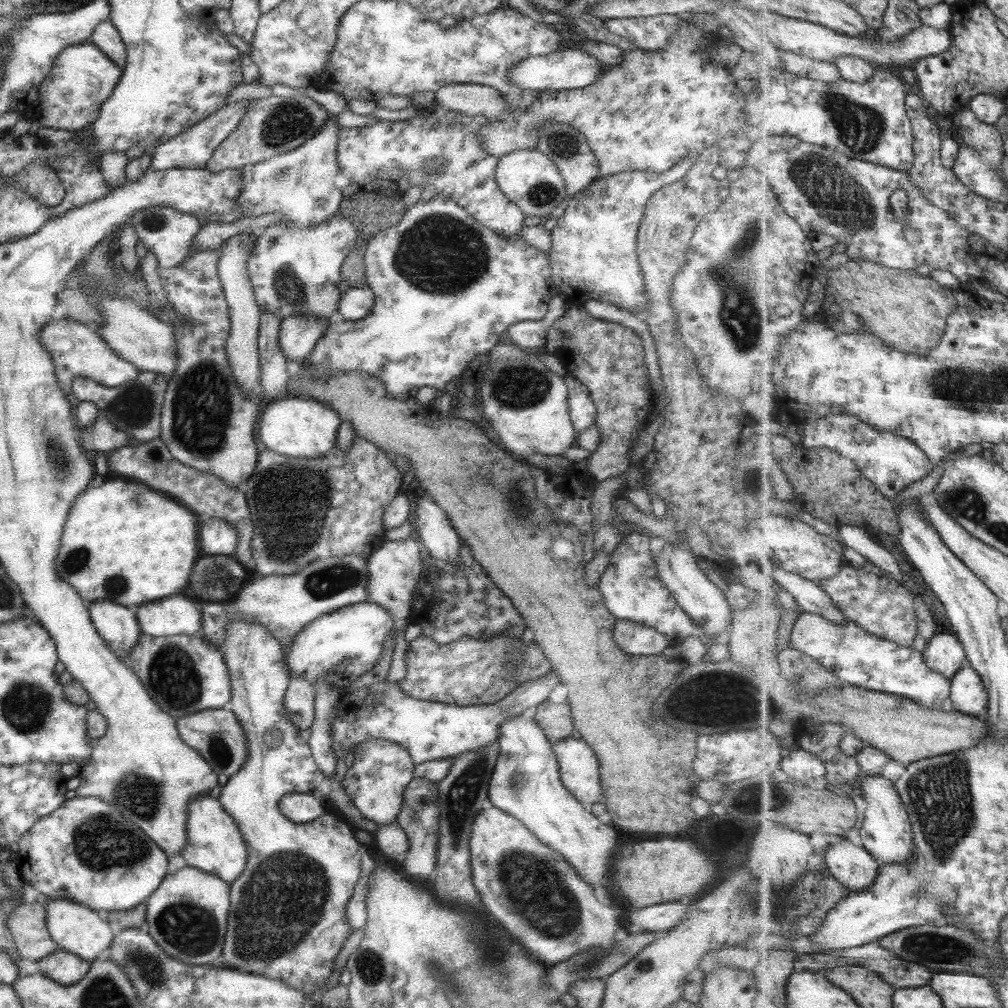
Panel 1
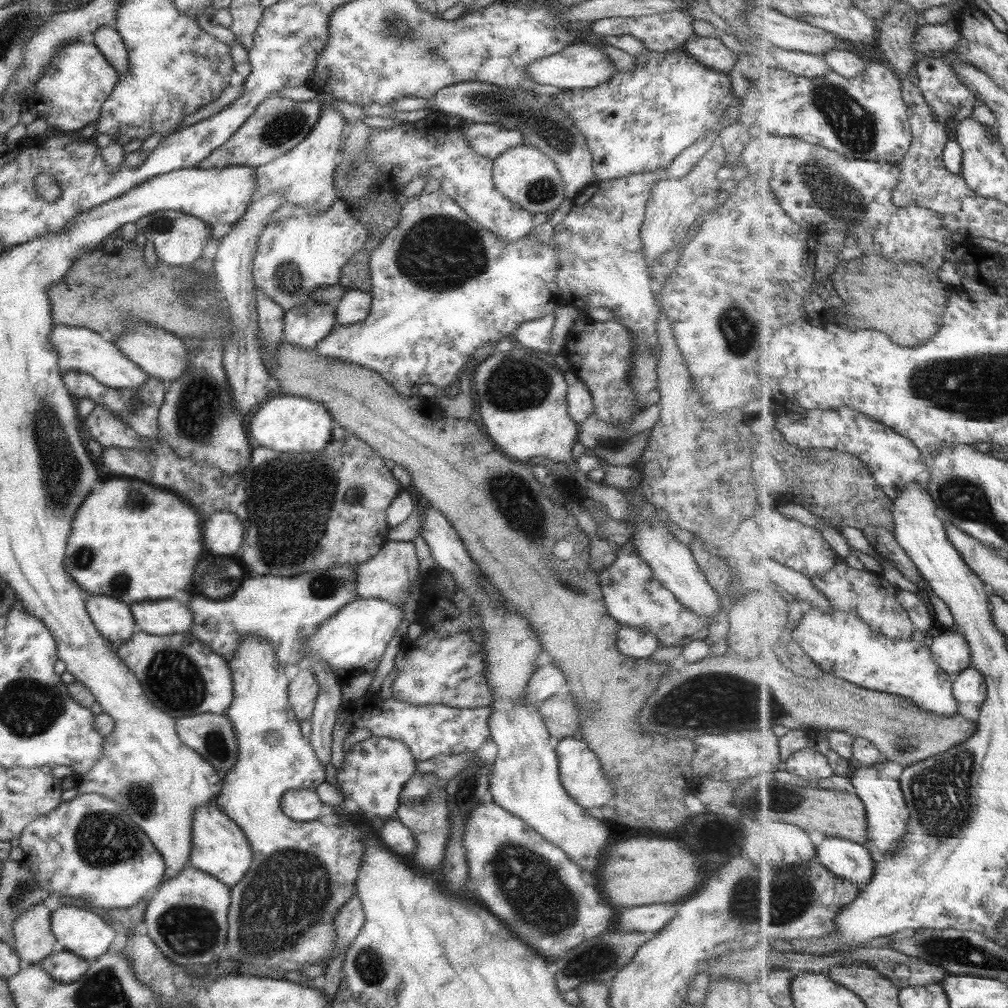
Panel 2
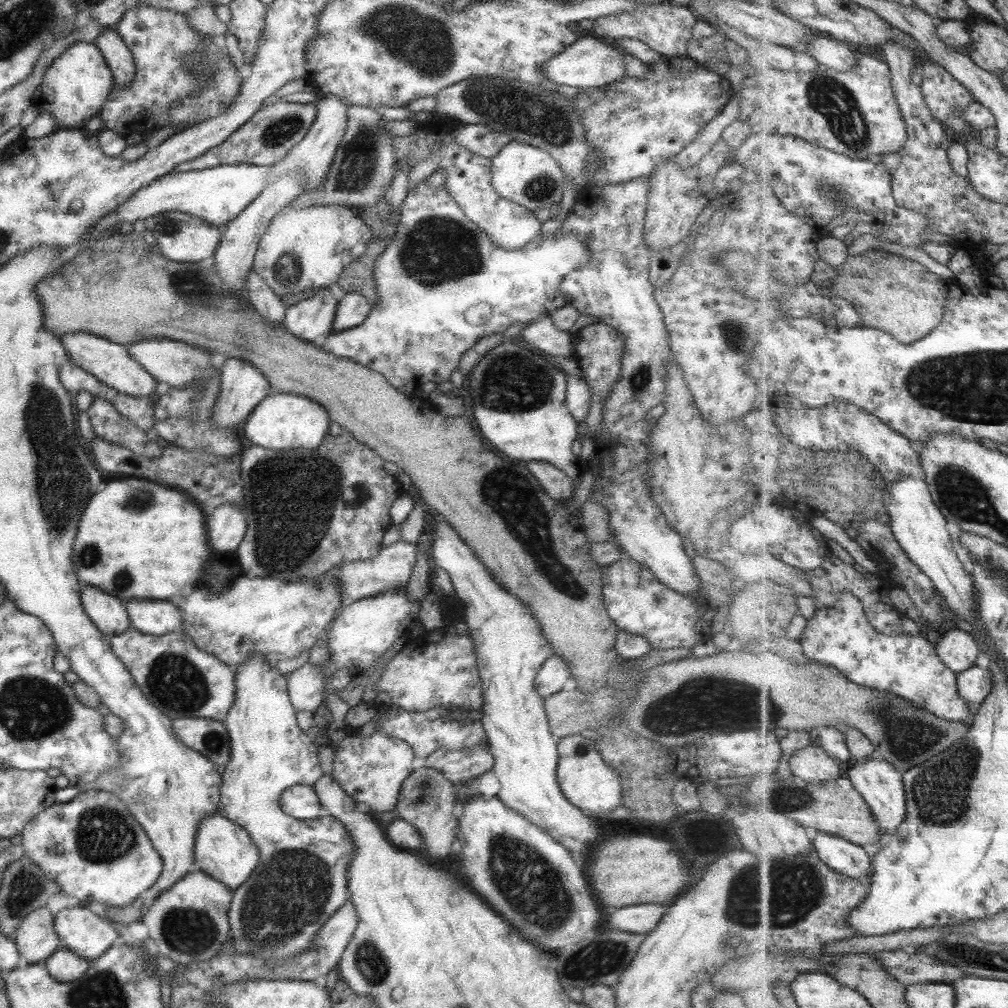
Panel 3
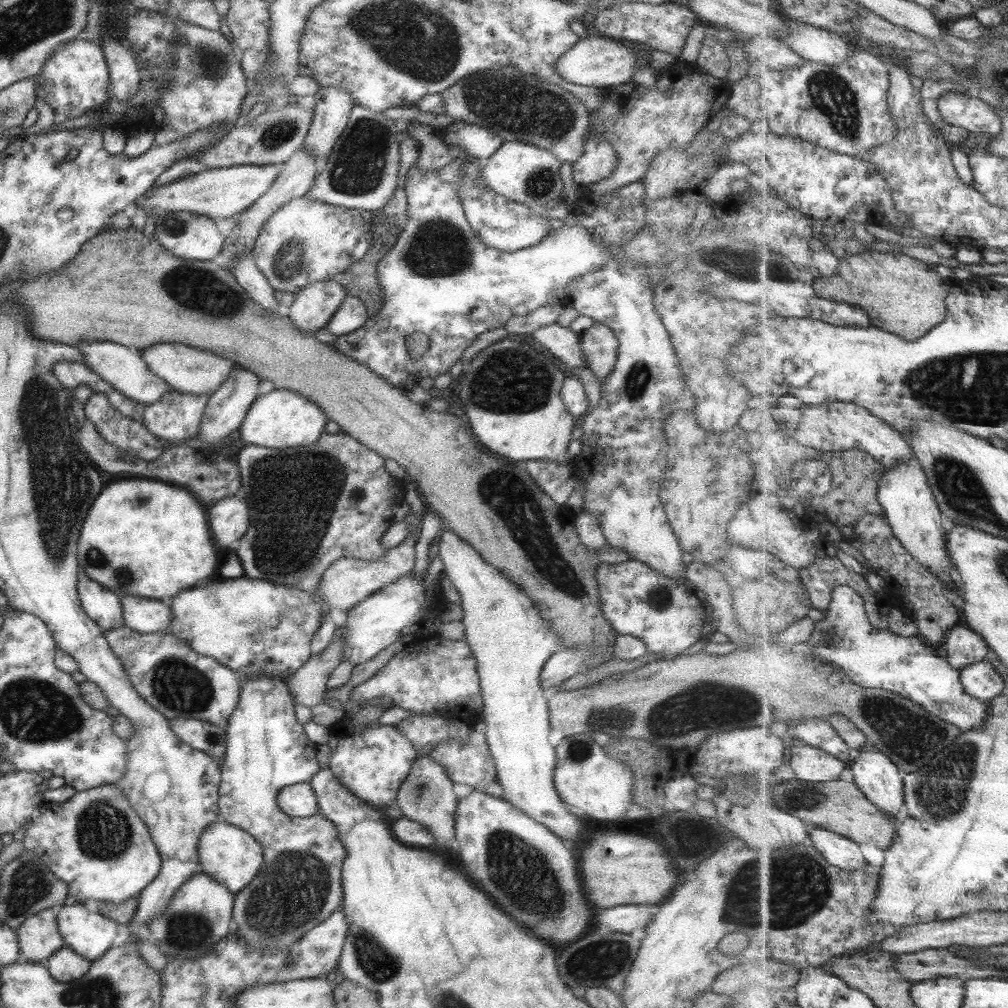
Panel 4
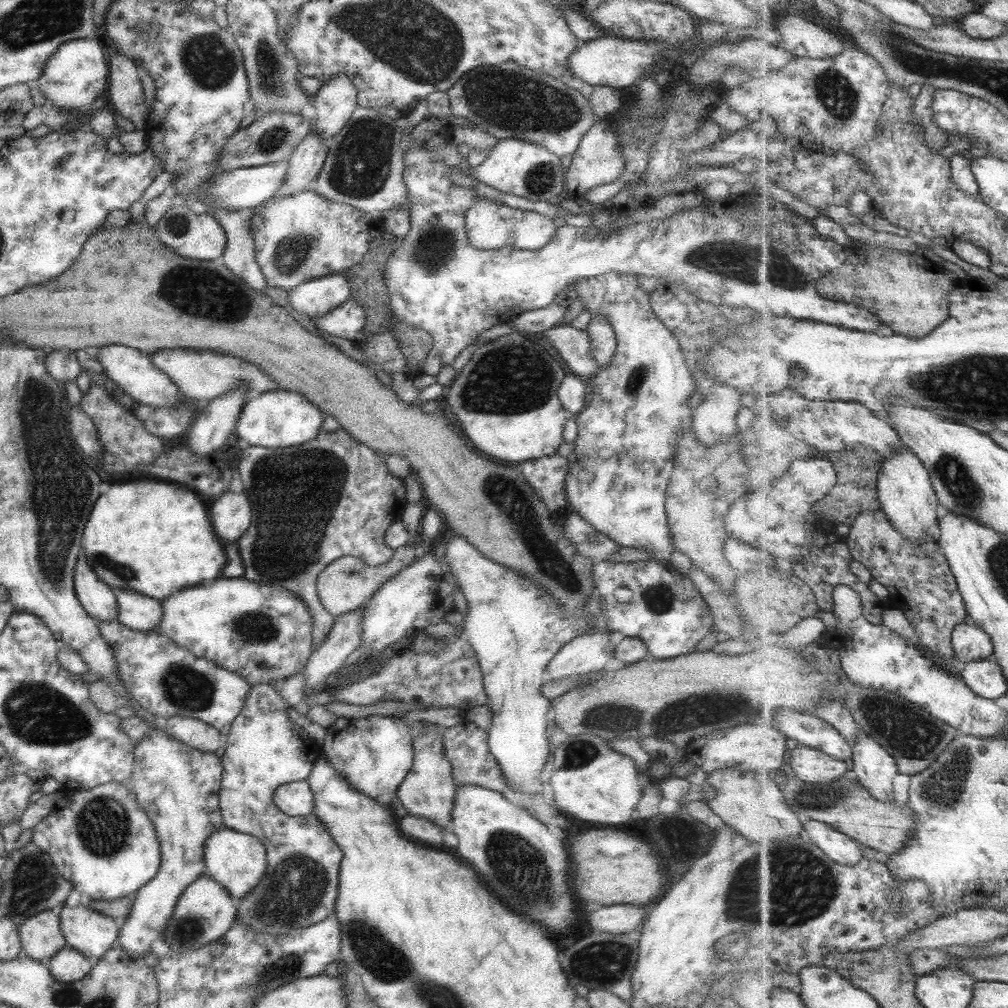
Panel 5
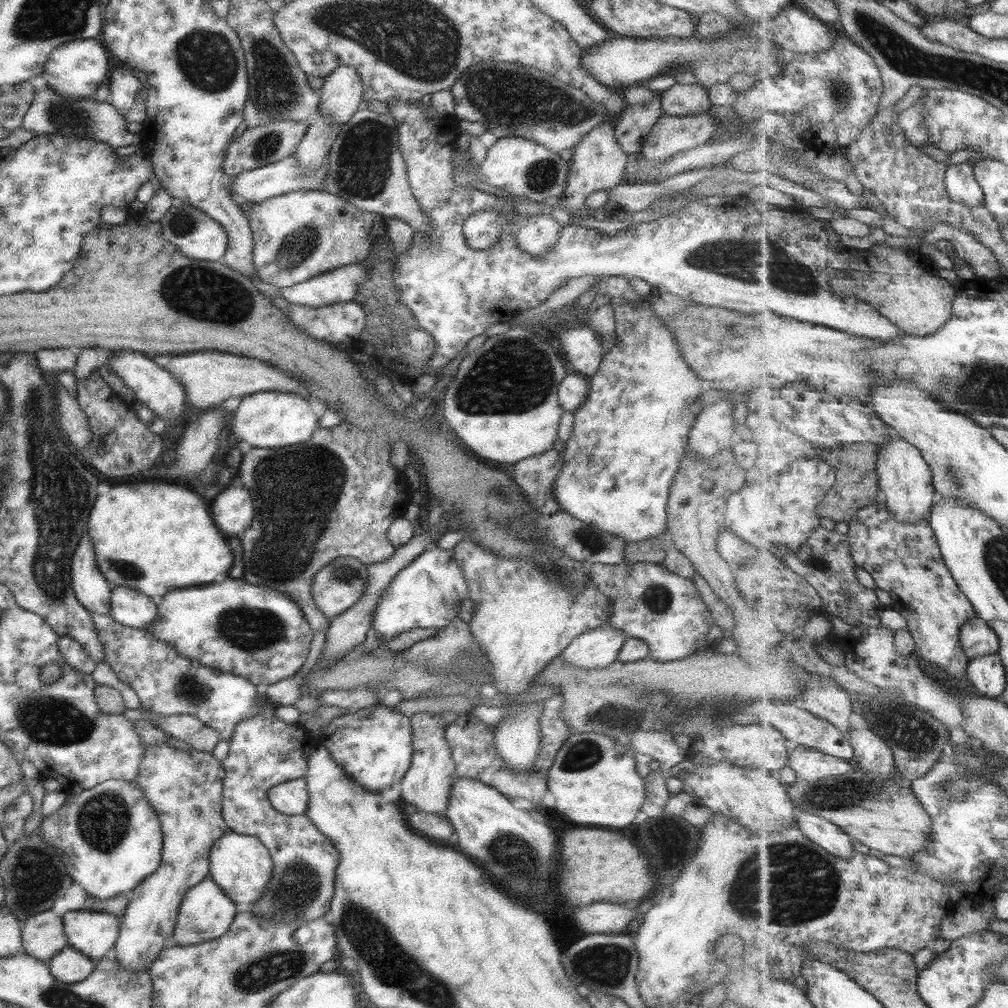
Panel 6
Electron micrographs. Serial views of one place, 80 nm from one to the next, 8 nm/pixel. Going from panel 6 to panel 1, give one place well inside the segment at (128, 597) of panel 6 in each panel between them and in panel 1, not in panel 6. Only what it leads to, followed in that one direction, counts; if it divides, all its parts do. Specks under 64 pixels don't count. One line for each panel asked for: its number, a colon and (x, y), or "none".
1: (171, 616)
2: (164, 617)
3: (155, 618)
4: (145, 616)
5: (139, 613)

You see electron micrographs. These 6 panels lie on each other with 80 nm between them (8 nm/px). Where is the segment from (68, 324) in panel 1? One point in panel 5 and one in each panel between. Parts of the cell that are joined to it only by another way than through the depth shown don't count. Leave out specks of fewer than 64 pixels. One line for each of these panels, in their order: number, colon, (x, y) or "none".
2: (78, 349)
3: (110, 363)
4: (122, 368)
5: (131, 371)

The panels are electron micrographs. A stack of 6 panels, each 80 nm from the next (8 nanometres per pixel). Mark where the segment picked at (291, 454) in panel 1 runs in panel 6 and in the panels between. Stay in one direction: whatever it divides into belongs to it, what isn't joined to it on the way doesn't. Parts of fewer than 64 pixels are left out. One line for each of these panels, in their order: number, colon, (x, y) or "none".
2: (282, 423)
3: (281, 421)
4: (279, 419)
5: (275, 419)
6: (263, 419)

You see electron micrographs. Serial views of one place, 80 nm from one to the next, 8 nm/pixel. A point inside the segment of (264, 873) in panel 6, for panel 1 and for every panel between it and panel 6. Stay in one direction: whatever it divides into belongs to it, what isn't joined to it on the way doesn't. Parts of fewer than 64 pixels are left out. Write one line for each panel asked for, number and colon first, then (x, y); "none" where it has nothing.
1: (214, 845)
2: (218, 848)
3: (223, 850)
4: (230, 856)
5: (236, 861)

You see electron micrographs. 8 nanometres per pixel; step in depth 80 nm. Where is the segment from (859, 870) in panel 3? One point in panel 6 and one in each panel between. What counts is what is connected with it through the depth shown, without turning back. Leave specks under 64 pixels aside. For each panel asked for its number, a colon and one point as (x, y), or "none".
4: (840, 851)
5: (836, 845)
6: (823, 832)

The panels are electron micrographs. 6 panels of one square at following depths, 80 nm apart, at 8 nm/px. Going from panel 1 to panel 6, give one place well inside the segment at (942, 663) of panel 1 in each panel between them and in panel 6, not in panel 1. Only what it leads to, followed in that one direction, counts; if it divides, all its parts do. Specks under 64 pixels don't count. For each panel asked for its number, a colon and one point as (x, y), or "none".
2: (952, 652)
3: (958, 649)
4: (963, 646)
5: (971, 643)
6: (978, 639)

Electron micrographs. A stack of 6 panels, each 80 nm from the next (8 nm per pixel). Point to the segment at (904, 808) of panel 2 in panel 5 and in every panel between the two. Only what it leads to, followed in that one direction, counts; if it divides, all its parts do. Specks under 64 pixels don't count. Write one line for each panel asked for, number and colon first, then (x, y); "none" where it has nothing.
3: (879, 782)
4: (874, 772)
5: (874, 766)

